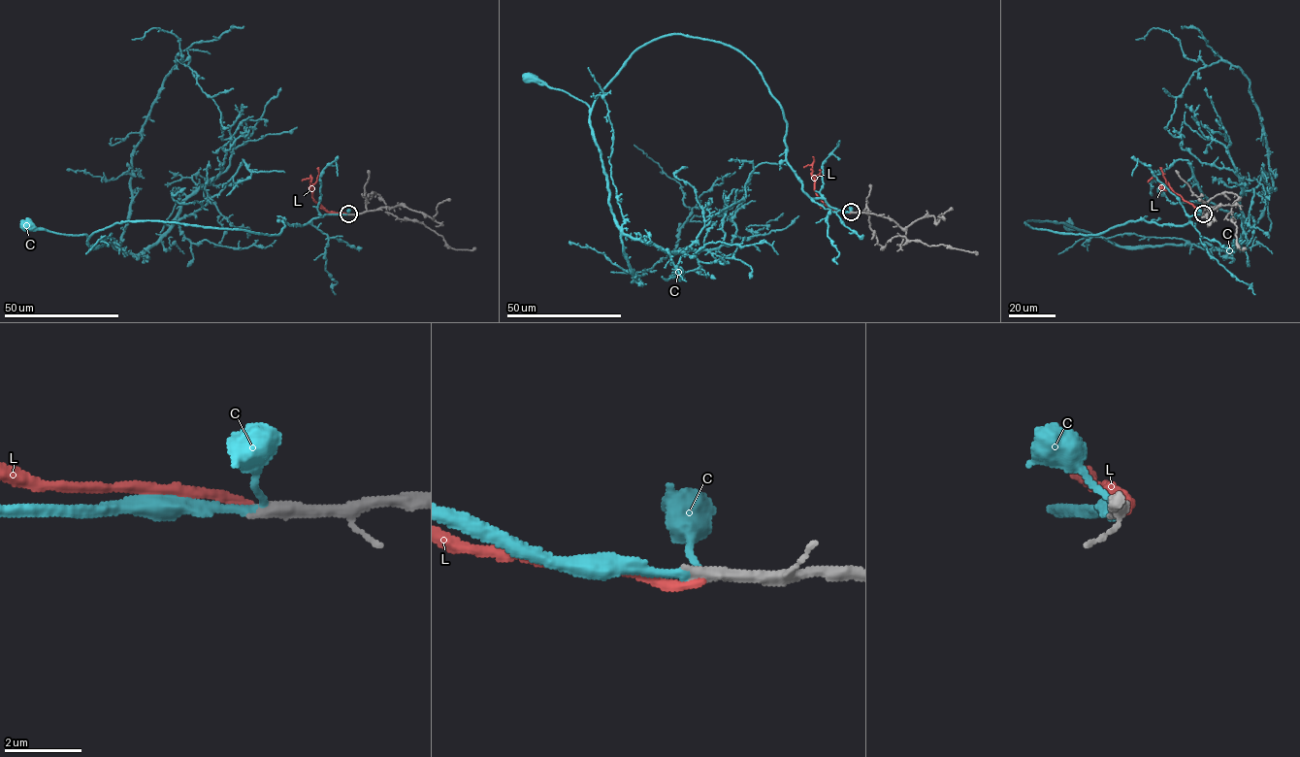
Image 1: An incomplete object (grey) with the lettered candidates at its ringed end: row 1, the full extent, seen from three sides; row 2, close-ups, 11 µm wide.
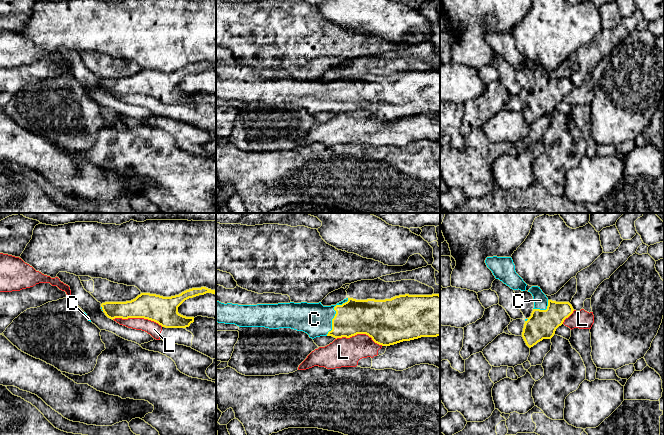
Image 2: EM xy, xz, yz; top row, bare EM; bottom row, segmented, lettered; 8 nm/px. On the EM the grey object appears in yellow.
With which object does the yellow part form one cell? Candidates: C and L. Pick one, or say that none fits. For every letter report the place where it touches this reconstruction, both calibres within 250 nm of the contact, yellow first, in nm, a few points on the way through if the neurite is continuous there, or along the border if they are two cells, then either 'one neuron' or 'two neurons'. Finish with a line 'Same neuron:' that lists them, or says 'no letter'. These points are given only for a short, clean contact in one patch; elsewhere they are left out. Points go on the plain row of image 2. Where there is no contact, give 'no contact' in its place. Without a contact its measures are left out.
C: xz (335, 90) | 280/260 nm | one neuron
L: xy (137, 93) | 220/110 nm | two neurons
Same neuron: C

